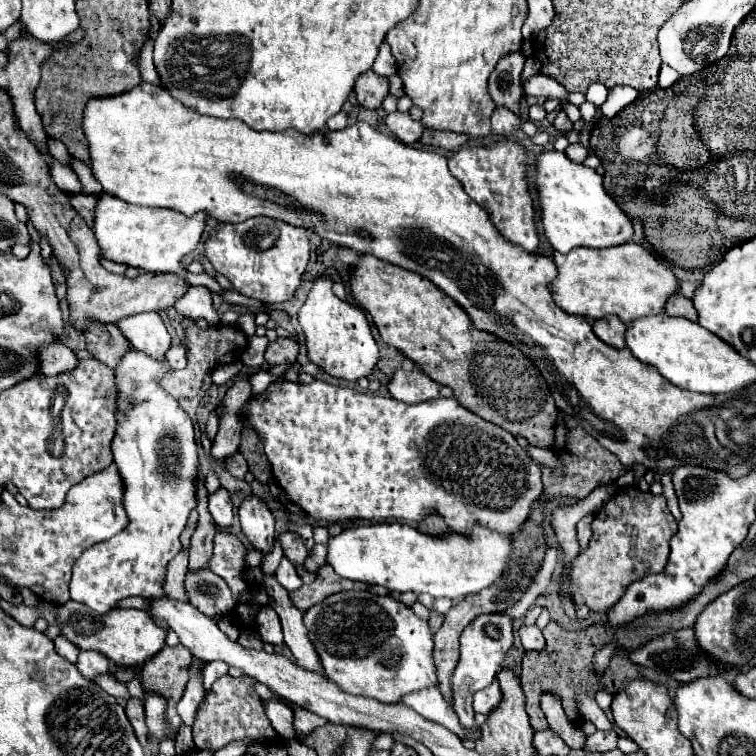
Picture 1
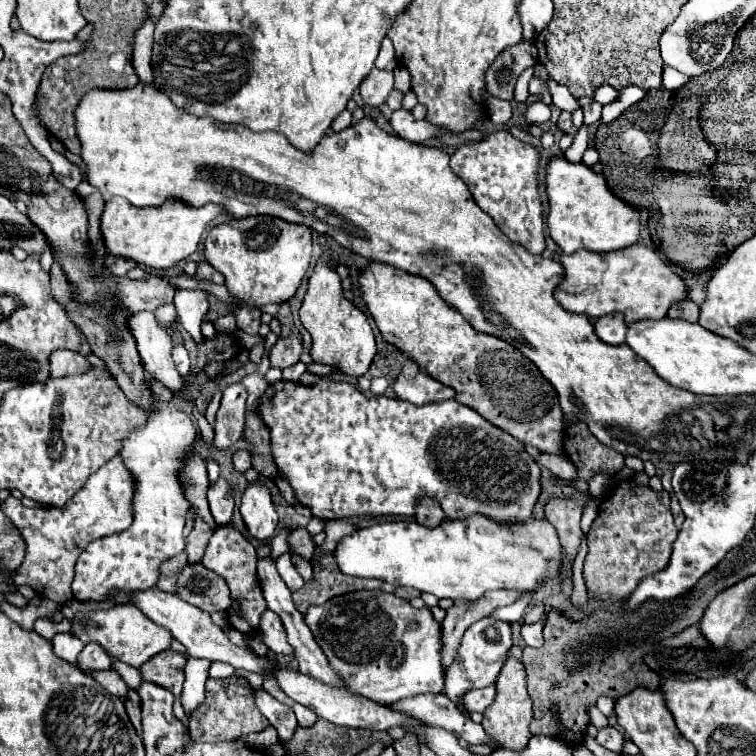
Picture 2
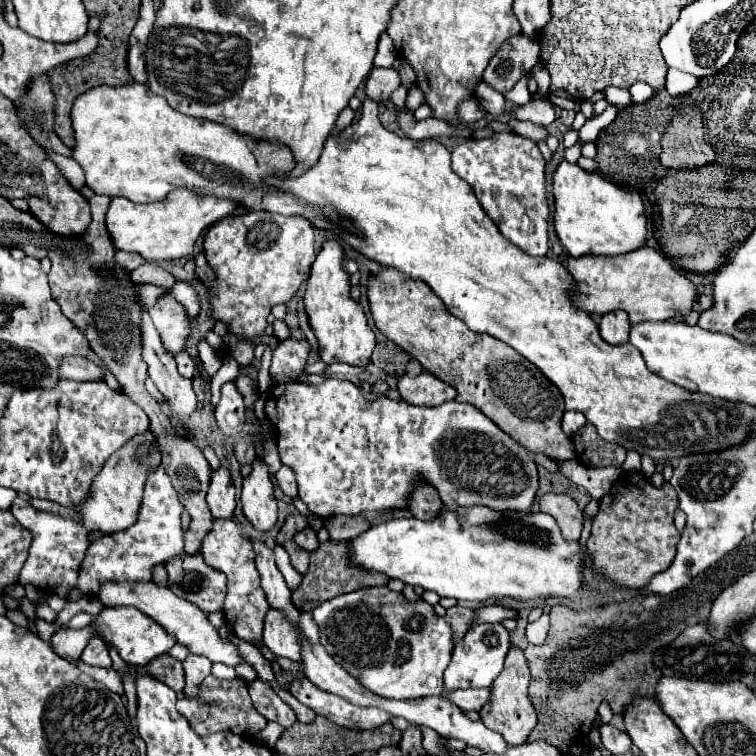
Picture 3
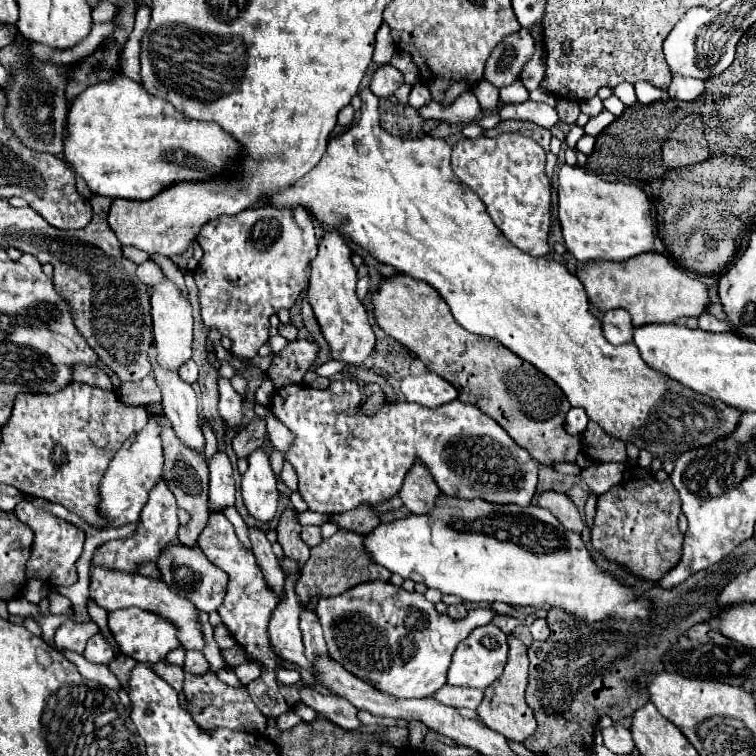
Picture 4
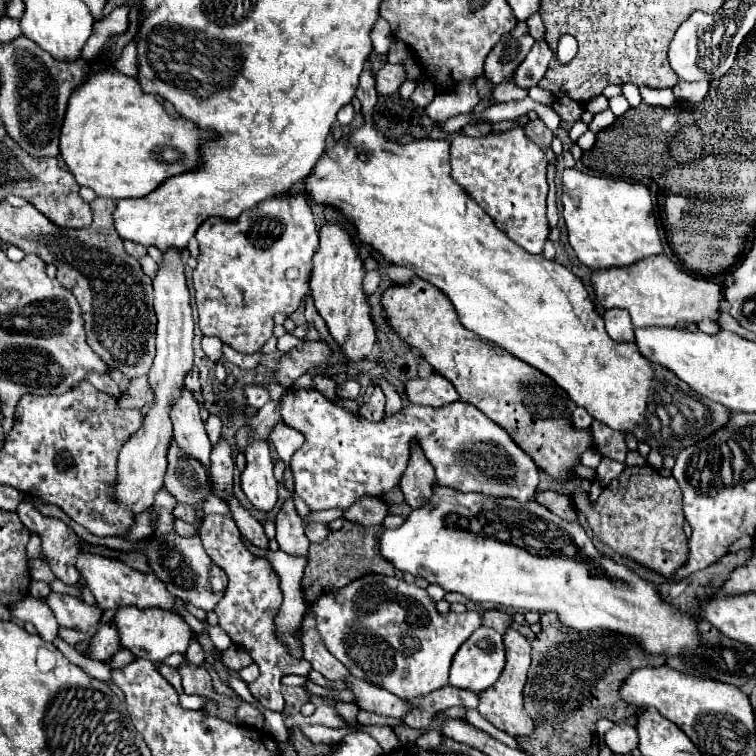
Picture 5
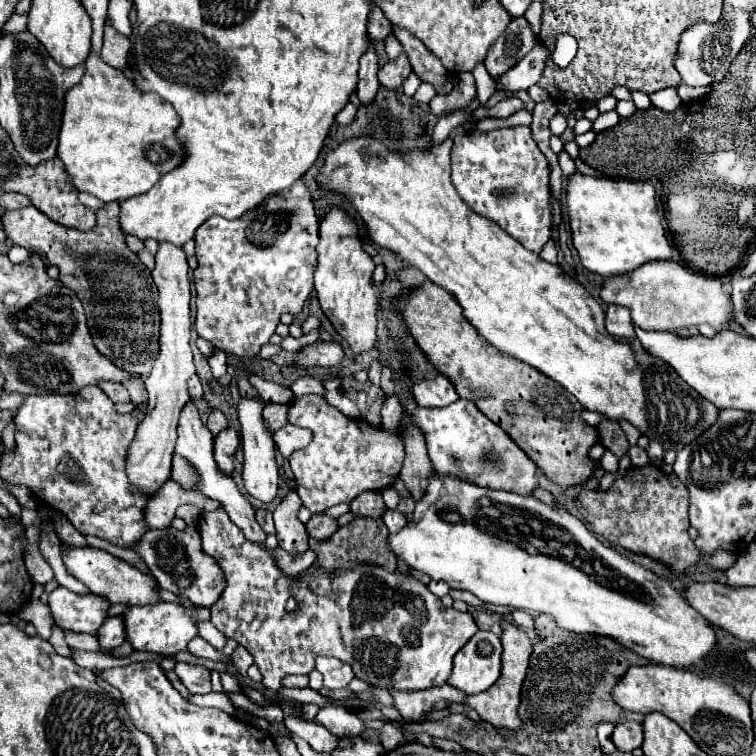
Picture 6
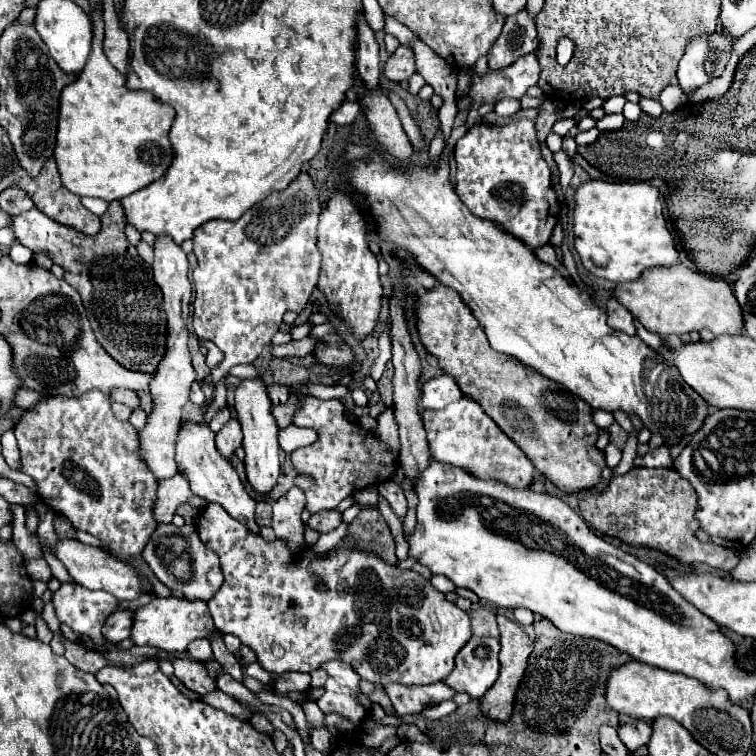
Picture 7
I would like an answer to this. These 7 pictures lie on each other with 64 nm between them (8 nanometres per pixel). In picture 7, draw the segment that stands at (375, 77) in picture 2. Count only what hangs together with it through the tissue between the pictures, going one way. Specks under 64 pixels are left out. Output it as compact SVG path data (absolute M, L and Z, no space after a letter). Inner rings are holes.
M400 46L386 62L384 74L394 82L406 82L416 72L416 60L412 46Z

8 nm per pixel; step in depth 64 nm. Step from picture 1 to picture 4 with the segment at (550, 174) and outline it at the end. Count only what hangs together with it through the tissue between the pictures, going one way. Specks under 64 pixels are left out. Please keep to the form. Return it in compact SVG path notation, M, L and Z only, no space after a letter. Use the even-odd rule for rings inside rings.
M564 164L558 174L558 200L558 218L564 242L578 262L624 262L642 252L654 250L654 220L650 214L650 200L642 188L624 182L606 182L596 174L586 174L578 166Z

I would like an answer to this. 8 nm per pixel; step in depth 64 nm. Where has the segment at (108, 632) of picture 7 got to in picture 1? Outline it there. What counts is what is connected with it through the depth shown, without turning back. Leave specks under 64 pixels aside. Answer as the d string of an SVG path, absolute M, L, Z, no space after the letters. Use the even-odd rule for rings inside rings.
M80 652L78 654L78 662L76 662L76 668L80 670L82 676L86 678L94 678L98 674L104 674L110 670L110 660L100 656L100 652Z

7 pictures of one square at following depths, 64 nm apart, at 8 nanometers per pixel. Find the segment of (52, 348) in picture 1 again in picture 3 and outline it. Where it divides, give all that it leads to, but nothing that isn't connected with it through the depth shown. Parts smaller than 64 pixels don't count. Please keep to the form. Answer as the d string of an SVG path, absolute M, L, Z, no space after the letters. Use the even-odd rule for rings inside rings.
M66 356L60 362L60 376L66 380L76 380L76 382L88 382L88 380L104 380L104 372L100 366L96 366L88 358L80 356Z

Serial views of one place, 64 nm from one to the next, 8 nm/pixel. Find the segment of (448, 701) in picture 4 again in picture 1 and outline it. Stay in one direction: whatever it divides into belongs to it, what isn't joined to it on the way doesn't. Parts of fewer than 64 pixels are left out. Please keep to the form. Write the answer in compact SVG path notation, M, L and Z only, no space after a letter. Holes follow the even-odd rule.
M492 682L488 688L484 688L484 690L480 690L480 692L474 694L474 702L472 702L474 712L480 712L480 714L492 712L492 710L498 706L500 696L502 696L502 694L500 694L498 682Z

